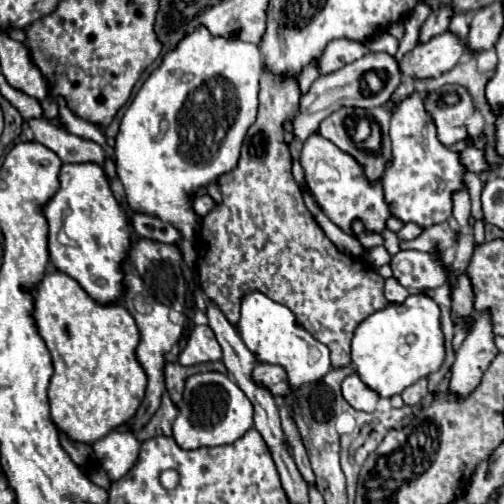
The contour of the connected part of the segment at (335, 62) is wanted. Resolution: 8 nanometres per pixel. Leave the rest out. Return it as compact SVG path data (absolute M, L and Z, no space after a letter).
M346 38L332 40L332 42L326 46L326 50L324 50L324 54L320 56L320 60L318 60L320 74L332 74L332 72L340 70L342 66L350 64L352 60L362 58L366 52L368 52L368 48L366 48L362 42L346 40Z

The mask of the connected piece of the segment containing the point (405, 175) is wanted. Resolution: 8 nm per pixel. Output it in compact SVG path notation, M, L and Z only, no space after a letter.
M412 92L392 112L390 140L392 158L386 164L382 184L384 198L396 218L402 222L414 222L420 226L442 224L452 216L454 192L466 190L464 174L468 168L460 162L460 152L444 146L438 140L436 124L424 108L426 94Z

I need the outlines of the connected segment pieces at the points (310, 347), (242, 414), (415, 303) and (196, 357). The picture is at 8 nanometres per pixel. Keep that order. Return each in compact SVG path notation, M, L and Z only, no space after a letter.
M248 292L242 296L240 320L236 326L238 326L238 332L244 340L244 344L256 354L258 362L280 364L286 368L292 390L298 390L302 384L308 384L308 382L322 378L332 368L328 346L314 340L296 322L296 316L290 308L276 304L274 300L270 300L262 292Z
M200 372L186 380L182 402L178 404L180 414L174 420L174 440L186 450L200 446L222 446L238 440L246 430L252 428L254 406L246 394L222 372Z
M412 294L404 304L388 304L384 310L368 316L354 332L352 362L360 380L380 398L402 394L404 388L412 386L422 376L436 372L444 362L438 304L428 296Z
M196 326L188 338L186 348L180 354L180 362L184 366L192 366L200 362L216 362L220 358L222 358L222 350L210 326Z

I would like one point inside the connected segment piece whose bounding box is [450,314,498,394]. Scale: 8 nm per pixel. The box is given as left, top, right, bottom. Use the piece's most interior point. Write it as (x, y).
(476, 353)

